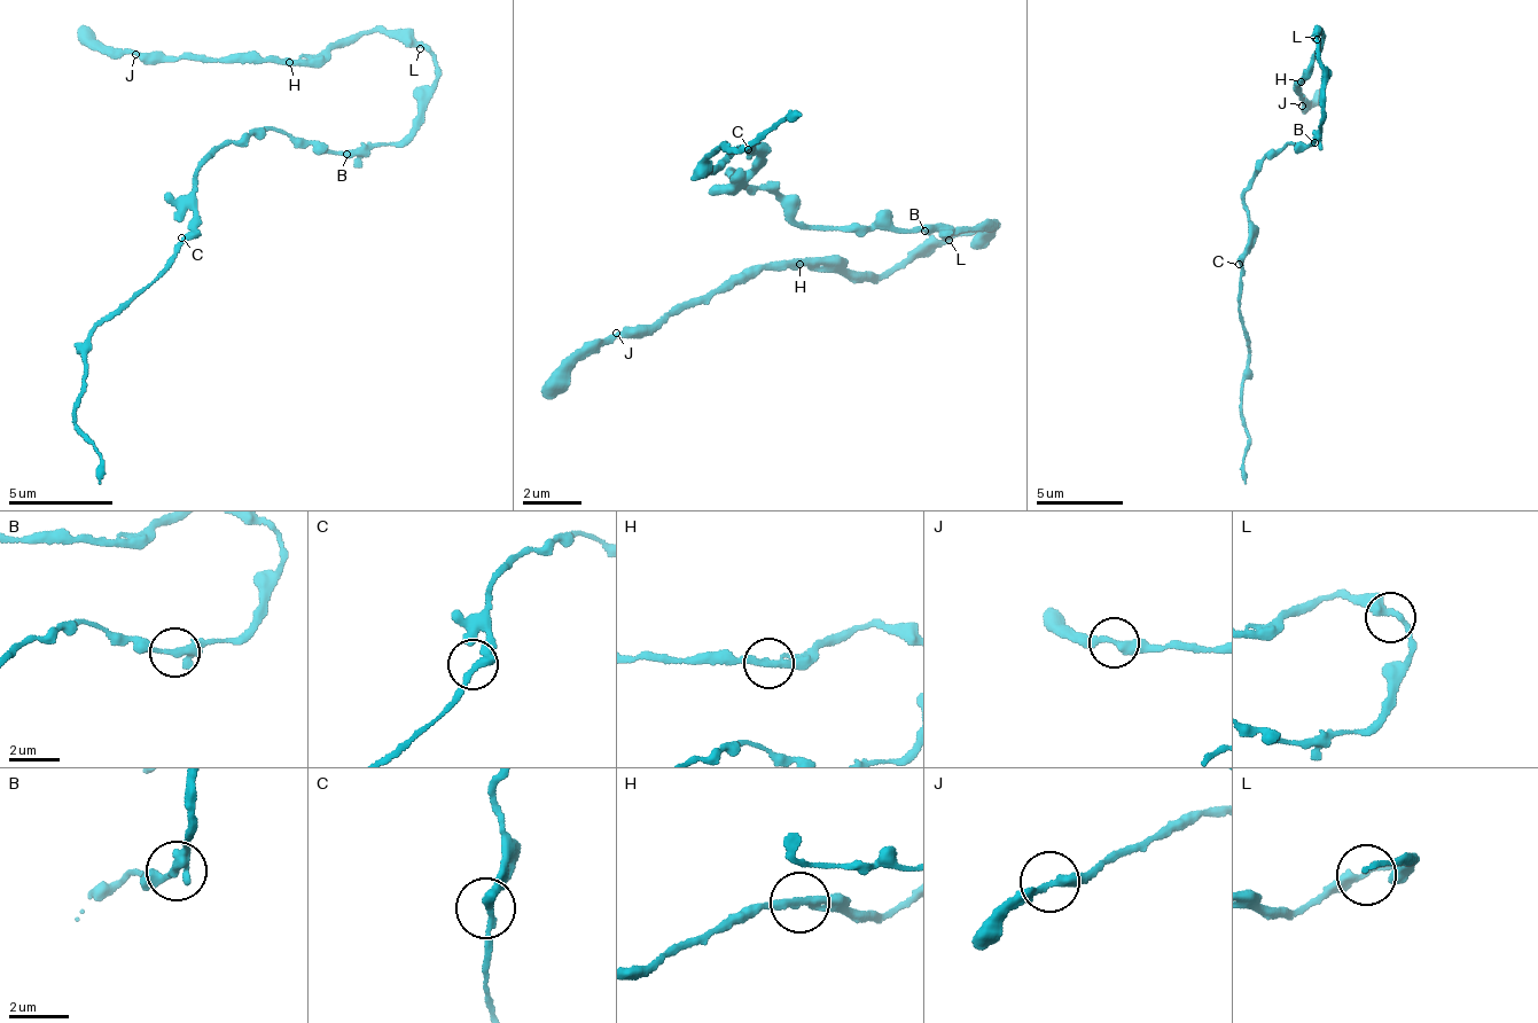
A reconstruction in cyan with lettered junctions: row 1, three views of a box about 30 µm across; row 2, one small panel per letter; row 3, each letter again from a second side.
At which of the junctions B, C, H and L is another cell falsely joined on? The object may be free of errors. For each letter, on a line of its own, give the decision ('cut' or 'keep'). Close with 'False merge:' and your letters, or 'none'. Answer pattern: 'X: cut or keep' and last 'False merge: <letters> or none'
B: keep
C: keep
H: keep
L: keep
False merge: none

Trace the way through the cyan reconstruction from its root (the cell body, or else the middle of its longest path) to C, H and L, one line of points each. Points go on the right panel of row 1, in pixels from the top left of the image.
C: (1309, 145), (1295, 149), (1291, 142), (1255, 171), (1246, 197), (1248, 249), (1239, 264)
H: (1309, 145), (1321, 138), (1317, 127), (1326, 114), (1317, 39), (1312, 43), (1319, 33), (1322, 37), (1303, 83)
L: (1309, 145), (1321, 138), (1317, 127), (1326, 114), (1317, 39)

